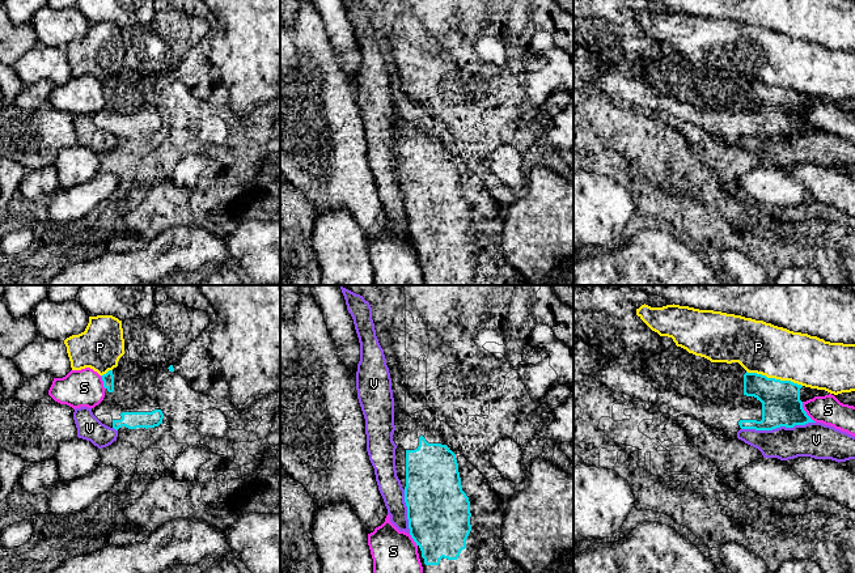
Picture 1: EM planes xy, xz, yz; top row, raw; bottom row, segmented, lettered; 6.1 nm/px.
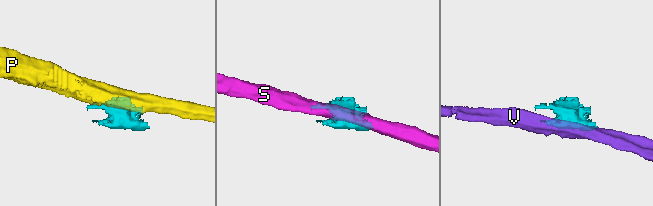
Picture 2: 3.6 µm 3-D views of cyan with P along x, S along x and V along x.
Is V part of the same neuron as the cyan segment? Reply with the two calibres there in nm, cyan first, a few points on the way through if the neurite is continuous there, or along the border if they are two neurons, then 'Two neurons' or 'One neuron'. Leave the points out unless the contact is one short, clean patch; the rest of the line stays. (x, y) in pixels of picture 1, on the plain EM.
Thickness 240 nm (cyan) against 220 nm. Two neurons

